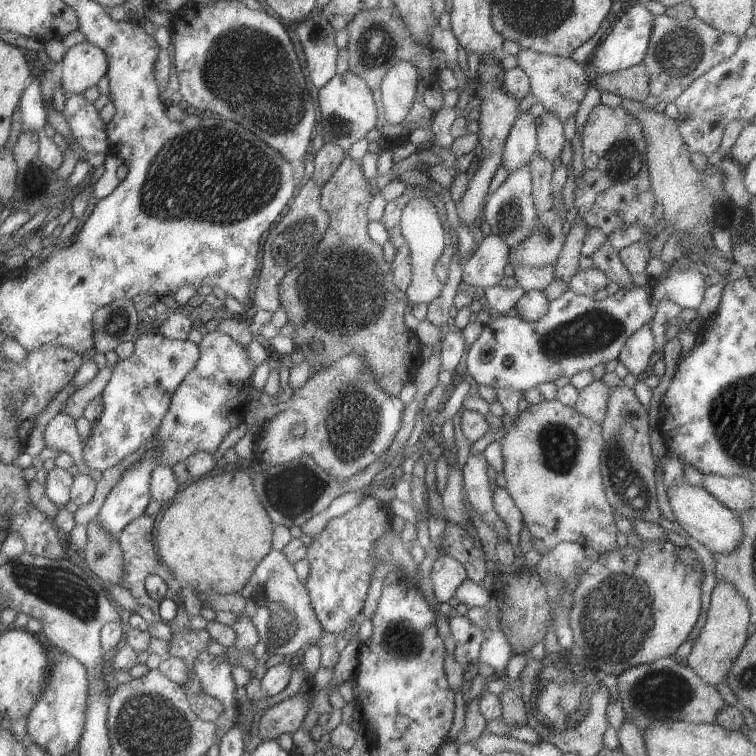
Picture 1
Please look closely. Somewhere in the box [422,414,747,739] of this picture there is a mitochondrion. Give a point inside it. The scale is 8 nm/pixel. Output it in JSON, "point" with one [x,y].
{"point":[618,619]}

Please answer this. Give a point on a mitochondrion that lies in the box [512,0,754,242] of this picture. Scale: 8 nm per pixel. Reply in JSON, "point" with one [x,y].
{"point":[679,52]}

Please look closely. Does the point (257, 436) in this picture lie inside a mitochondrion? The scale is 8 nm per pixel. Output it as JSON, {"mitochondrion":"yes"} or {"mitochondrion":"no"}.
{"mitochondrion":"no"}

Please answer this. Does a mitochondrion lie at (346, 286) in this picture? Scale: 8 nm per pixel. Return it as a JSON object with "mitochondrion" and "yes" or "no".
{"mitochondrion":"yes"}

